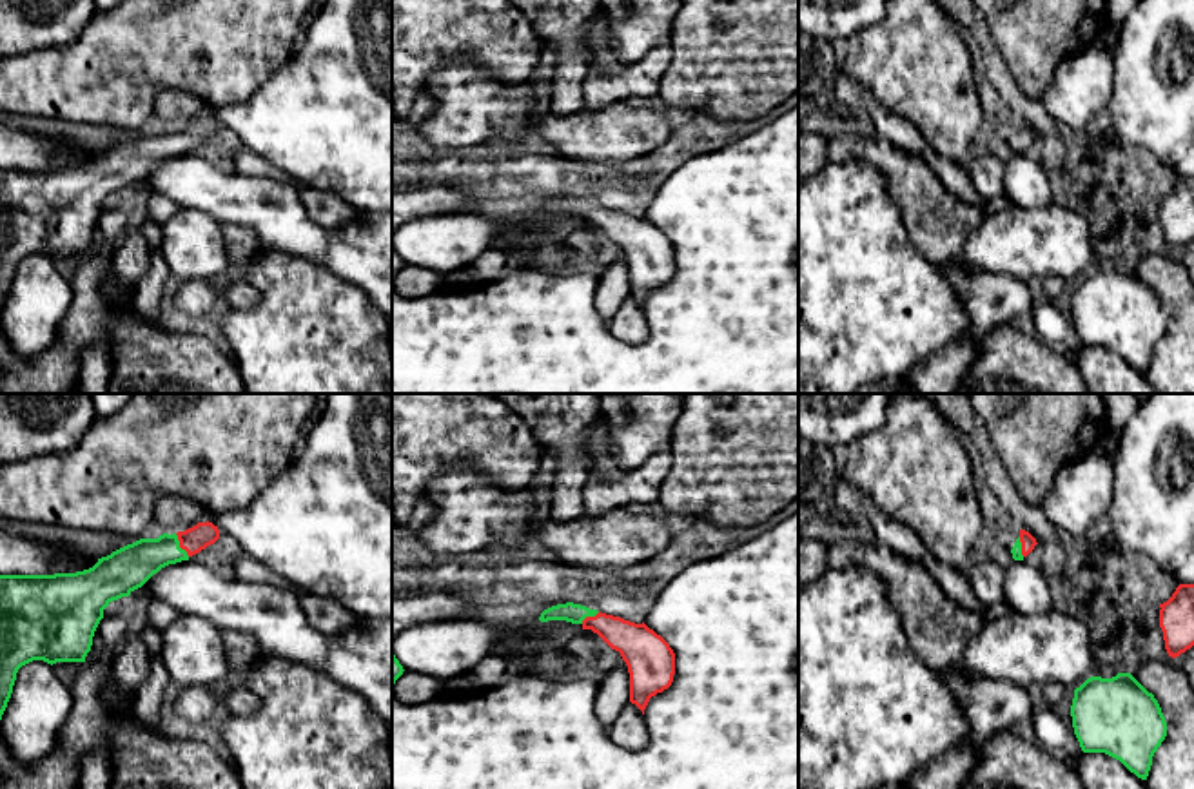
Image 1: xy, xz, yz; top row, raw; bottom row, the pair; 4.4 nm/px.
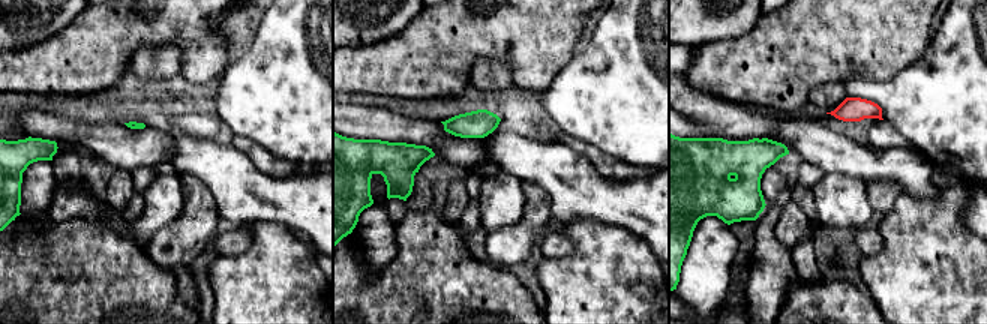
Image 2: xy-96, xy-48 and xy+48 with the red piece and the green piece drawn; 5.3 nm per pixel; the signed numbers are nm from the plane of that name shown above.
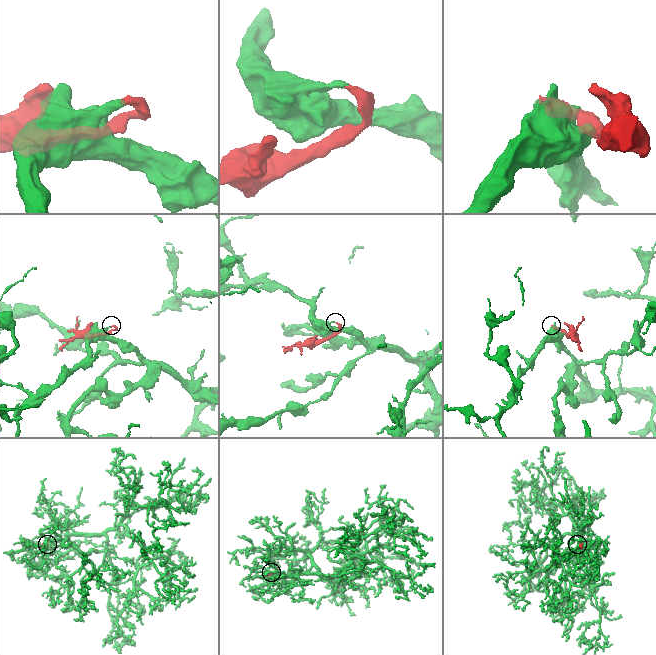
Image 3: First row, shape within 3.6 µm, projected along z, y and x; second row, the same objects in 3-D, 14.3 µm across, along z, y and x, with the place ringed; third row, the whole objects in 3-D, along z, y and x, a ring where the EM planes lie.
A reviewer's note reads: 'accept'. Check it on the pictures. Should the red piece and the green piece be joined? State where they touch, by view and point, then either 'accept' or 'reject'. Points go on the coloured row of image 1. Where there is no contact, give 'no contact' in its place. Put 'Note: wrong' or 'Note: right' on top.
Note: right
xy (180, 545) | accept

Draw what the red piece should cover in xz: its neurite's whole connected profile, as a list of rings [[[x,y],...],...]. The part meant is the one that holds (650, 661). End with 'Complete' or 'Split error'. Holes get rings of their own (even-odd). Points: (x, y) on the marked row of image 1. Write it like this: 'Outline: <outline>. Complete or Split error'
Outline: [[[566,602],[544,609],[541,622],[566,620],[597,633],[619,651],[630,673],[630,702],[642,715],[651,696],[668,689],[675,675],[675,653],[670,644],[644,622],[635,624],[581,604]]]. Split error

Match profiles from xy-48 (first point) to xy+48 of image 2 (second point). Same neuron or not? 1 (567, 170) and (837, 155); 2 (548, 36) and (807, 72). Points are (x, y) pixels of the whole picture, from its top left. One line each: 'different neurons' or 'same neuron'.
1: same neuron
2: same neuron

